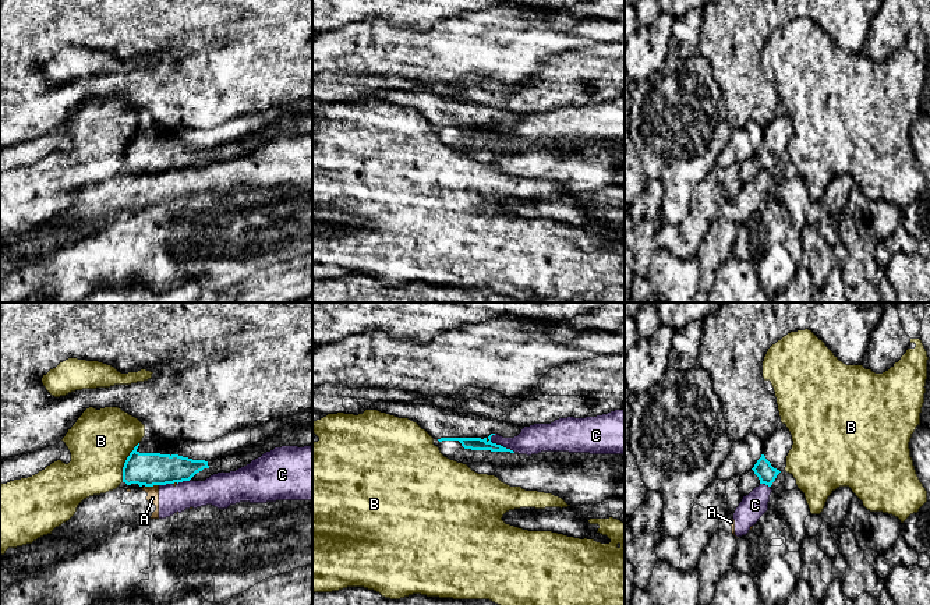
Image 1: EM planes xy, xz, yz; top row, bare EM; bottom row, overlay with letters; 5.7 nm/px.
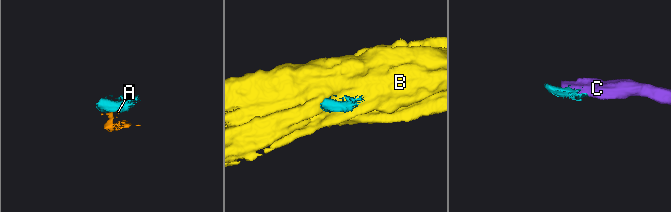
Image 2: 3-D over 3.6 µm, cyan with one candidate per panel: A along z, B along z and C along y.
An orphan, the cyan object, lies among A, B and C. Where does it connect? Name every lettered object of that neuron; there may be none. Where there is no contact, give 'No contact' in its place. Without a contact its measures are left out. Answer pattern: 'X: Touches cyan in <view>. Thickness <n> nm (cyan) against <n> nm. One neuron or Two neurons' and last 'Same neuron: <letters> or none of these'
A: Touches cyan in xy. Thickness 190 nm (cyan) against 70 nm. Two neurons
B: Touches cyan in xy. Thickness 190 nm (cyan) against 360 nm. Two neurons
C: Touches cyan in xz. Thickness 80 nm (cyan) against 170 nm. Two neurons
Same neuron: none of these

